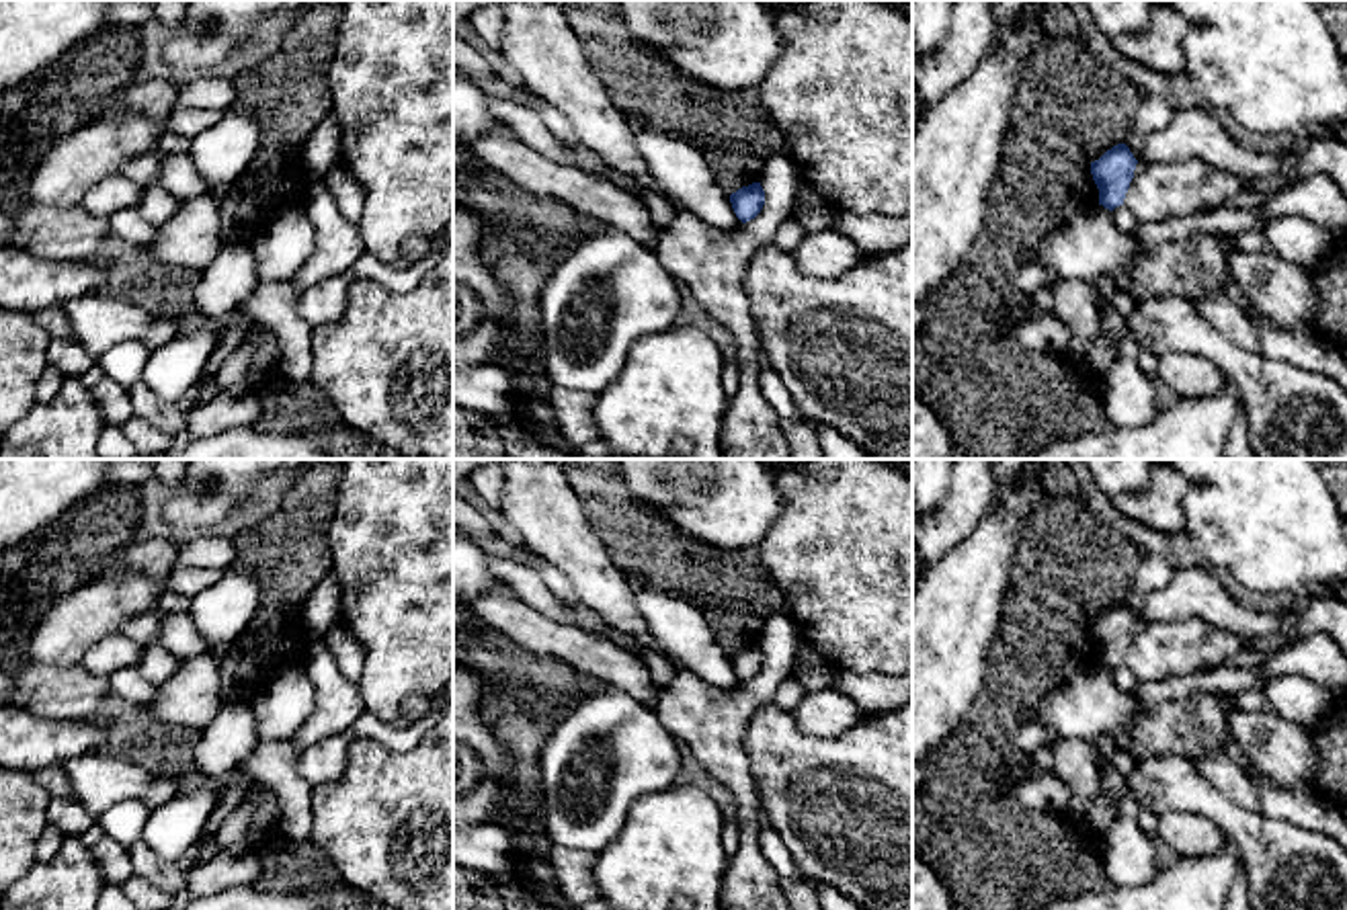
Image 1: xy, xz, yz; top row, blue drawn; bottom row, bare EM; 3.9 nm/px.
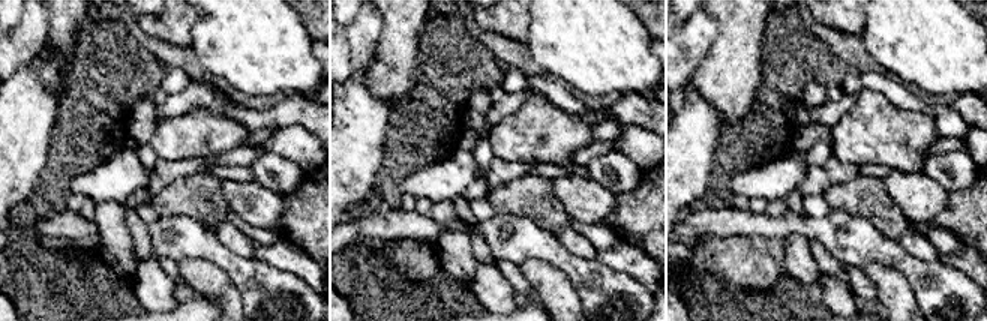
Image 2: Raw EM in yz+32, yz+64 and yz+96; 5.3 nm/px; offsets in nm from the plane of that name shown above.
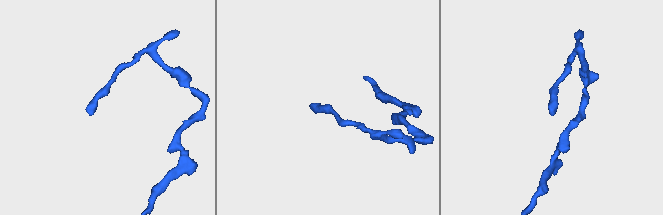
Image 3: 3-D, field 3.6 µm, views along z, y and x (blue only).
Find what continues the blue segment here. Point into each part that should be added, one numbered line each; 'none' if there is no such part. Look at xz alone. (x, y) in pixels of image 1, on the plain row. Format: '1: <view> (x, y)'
none

